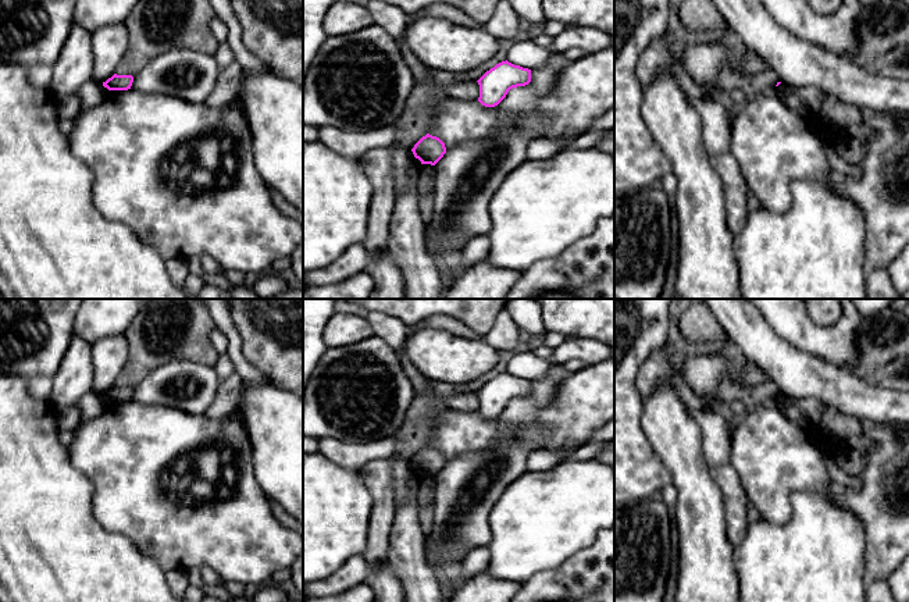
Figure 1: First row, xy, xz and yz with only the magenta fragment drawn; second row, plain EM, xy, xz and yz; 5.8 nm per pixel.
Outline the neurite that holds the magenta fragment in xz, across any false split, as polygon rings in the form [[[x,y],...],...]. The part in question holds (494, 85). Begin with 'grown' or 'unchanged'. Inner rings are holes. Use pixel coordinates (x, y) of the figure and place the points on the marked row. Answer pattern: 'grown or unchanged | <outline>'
unchanged | [[[506,60],[486,71],[477,82],[480,85],[478,101],[485,107],[495,107],[506,97],[510,89],[531,82],[531,70]]]

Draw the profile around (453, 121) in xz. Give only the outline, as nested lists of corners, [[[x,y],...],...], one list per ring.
[[[442,96],[434,106],[427,133],[439,138],[445,143],[446,152],[449,152],[461,143],[485,138],[498,129],[499,104],[495,107],[485,107],[478,100],[464,101]]]

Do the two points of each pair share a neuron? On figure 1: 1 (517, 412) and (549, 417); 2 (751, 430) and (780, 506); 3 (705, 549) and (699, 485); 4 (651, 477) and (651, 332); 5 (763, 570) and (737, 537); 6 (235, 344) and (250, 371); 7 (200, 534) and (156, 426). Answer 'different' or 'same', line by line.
1: different
2: same
3: same
4: same
5: different
6: same
7: same

